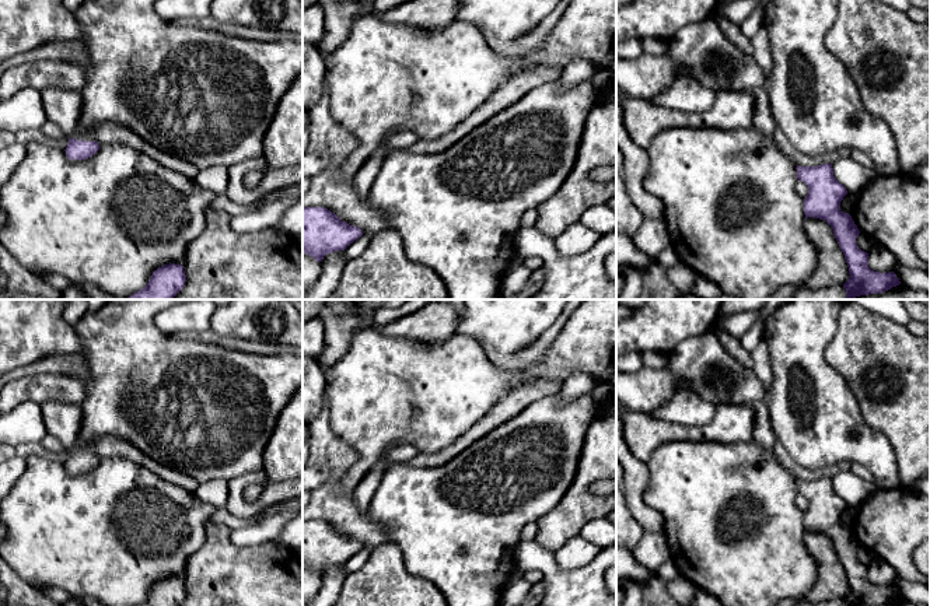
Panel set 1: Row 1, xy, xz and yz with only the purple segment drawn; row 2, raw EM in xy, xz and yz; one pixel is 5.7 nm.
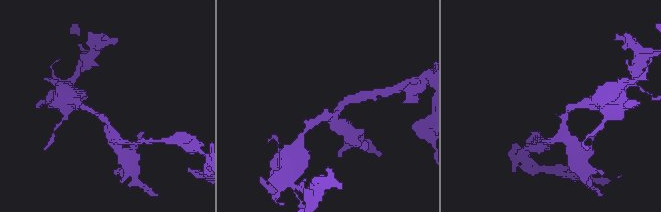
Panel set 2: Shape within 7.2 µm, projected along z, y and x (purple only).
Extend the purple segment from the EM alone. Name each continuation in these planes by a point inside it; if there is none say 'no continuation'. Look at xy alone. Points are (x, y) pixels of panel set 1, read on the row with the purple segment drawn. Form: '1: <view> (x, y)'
1: xy (83, 135)

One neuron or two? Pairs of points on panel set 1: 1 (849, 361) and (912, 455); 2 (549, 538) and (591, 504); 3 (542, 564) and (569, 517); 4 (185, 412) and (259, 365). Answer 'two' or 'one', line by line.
1: one
2: one
3: two
4: one

